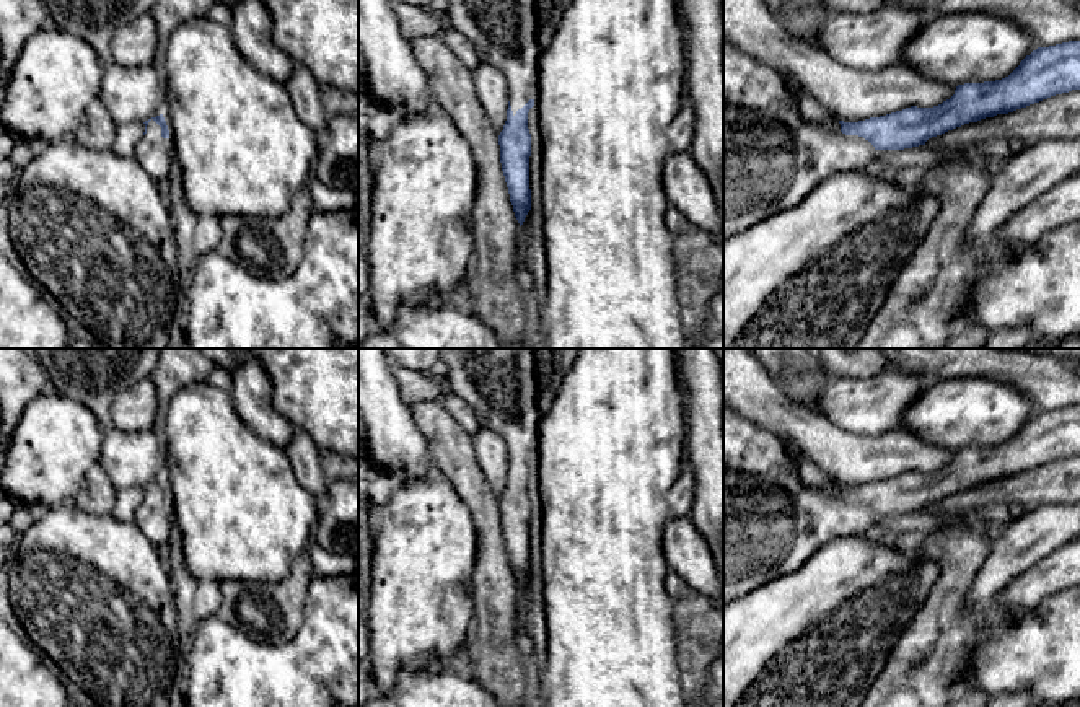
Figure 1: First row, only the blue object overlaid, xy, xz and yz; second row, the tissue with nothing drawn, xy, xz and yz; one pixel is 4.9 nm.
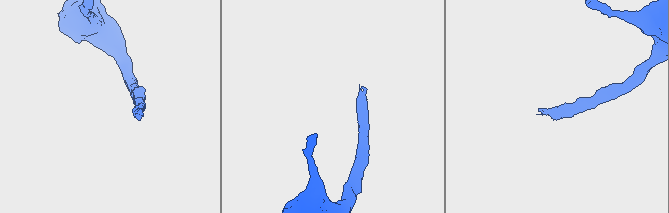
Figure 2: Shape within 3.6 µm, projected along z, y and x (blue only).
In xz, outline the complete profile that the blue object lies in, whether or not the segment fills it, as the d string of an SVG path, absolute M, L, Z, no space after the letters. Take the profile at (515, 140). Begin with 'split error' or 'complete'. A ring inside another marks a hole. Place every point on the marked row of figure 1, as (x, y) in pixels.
split error; M448 0L448 10L443 15L446 24L471 41L481 60L498 68L508 81L510 101L507 121L498 135L498 145L502 171L520 226L531 210L531 134L528 129L528 112L534 106L538 93L538 64L539 57L549 47L570 2L572 0Z

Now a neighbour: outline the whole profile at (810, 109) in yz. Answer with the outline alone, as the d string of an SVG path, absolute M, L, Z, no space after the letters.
M784 78L784 83L790 91L790 94L795 98L800 116L811 129L841 132L839 121L829 112L826 112L813 96L810 96L808 93L803 93L788 78Z

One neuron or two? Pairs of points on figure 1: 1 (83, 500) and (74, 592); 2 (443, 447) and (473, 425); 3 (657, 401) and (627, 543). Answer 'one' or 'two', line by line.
1: two
2: two
3: one

